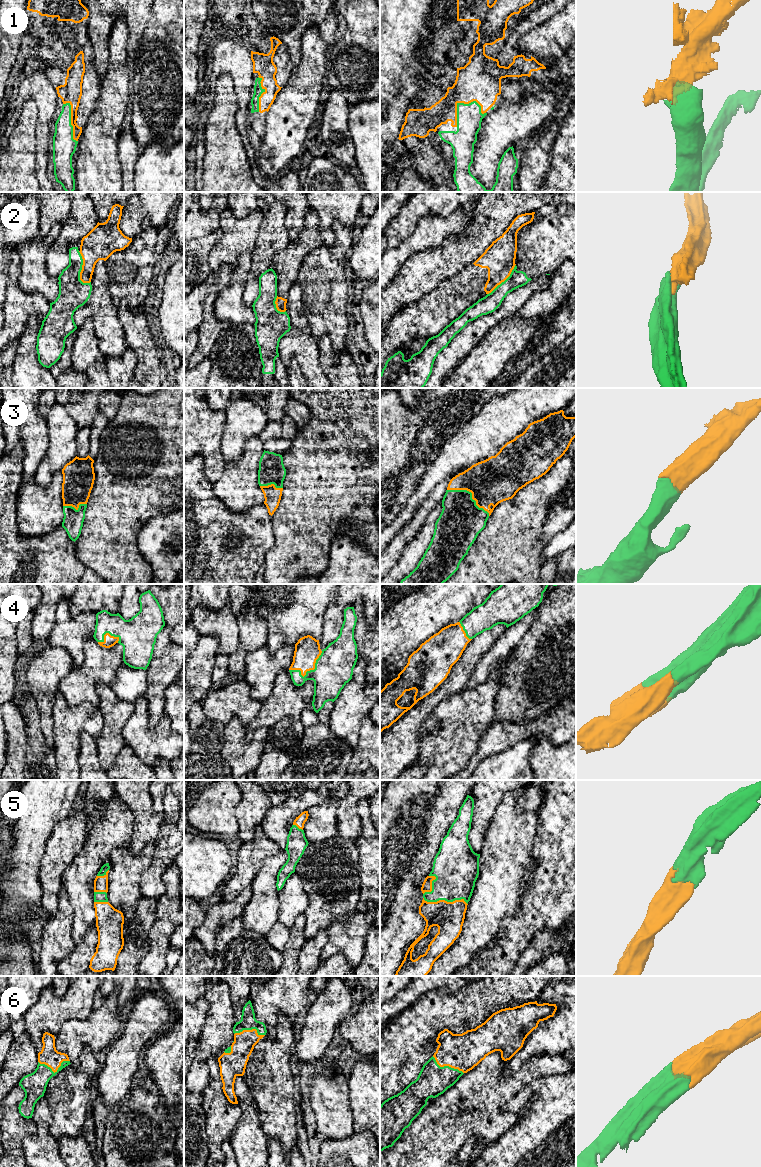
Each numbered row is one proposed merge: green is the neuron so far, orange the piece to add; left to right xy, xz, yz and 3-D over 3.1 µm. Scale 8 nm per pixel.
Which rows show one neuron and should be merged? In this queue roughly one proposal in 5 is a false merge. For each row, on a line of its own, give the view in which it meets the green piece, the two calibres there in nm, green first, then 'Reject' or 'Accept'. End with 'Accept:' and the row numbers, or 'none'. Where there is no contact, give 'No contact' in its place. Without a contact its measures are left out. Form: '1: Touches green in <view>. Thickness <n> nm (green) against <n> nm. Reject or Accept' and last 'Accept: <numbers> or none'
1: Touches green in yz. Thickness 200 nm (green) against 300 nm. Accept
2: Touches green in xy. Thickness 240 nm (green) against 260 nm. Reject
3: Touches green in yz. Thickness 360 nm (green) against 360 nm. Accept
4: Touches green in xz. Thickness 300 nm (green) against 200 nm. Accept
5: Touches green in yz. Thickness 340 nm (green) against 240 nm. Accept
6: Touches green in xy. Thickness 190 nm (green) against 150 nm. Accept
Accept: 1, 3, 4, 5, 6

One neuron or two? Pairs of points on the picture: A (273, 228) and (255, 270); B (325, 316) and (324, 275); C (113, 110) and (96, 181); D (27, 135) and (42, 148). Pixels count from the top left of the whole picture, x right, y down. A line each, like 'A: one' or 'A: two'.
A: one
B: one
C: one
D: two

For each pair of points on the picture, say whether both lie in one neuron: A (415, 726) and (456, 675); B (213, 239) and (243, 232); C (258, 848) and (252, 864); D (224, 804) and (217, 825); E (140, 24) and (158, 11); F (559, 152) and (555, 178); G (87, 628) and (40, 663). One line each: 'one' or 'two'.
A: one
B: two
C: one
D: one
E: two
F: one
G: two

